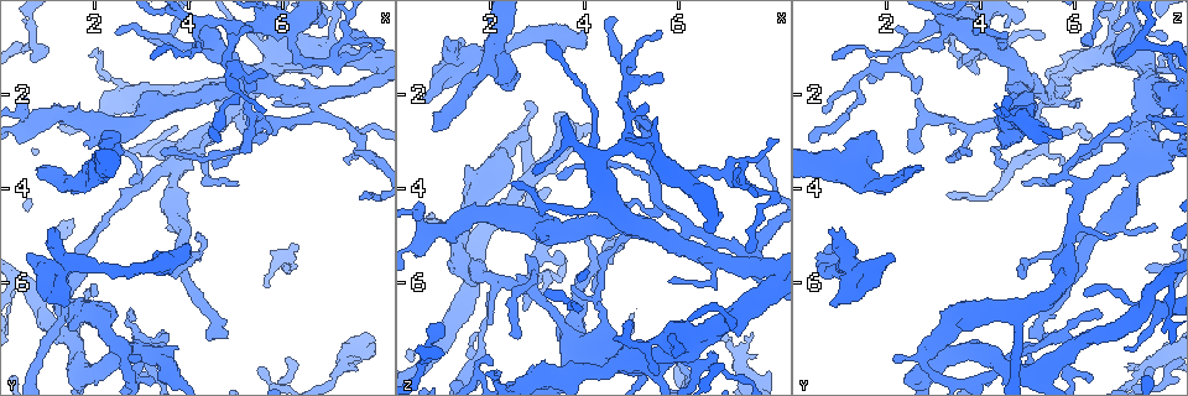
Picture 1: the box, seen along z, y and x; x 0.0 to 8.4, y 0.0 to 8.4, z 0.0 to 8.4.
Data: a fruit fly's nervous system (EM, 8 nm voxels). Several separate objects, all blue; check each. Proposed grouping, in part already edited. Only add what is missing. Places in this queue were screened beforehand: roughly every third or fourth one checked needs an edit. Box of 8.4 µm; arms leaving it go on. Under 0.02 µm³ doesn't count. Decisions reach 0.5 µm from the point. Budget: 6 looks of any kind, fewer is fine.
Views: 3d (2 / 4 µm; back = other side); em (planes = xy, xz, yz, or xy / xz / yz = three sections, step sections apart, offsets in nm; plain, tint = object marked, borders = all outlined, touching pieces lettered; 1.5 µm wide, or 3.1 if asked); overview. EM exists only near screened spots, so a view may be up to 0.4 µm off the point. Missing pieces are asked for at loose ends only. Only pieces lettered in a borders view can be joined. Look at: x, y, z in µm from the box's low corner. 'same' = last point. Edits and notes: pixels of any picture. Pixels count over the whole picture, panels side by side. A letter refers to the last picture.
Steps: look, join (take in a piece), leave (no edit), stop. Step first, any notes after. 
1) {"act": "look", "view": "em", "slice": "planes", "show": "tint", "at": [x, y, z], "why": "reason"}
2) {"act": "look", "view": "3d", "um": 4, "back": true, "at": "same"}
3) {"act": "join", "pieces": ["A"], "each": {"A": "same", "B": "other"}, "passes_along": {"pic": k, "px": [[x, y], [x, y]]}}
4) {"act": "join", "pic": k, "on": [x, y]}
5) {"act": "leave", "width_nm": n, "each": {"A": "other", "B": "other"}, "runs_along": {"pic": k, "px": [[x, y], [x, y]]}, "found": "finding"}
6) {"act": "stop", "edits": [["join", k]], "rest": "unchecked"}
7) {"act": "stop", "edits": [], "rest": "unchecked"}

{"act": "look", "view": "3d", "um": 4, "at": [1.15, 4.80, 0.85], "why": "free end"}

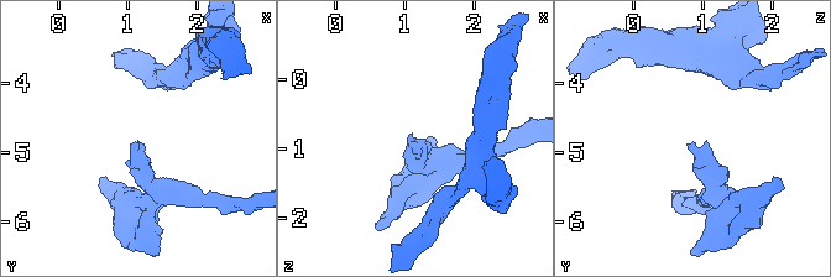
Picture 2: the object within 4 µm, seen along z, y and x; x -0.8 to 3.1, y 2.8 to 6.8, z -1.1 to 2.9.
{"act": "look", "view": "em", "slice": "planes", "show": "borders", "at": [1.15, 4.85, 0.80], "why": "need the tissue"}

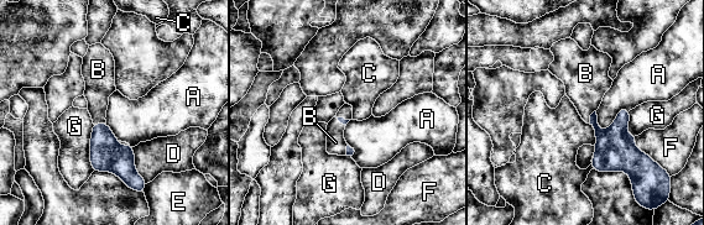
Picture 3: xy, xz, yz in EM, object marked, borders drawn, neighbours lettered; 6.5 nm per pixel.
{"act": "join", "pieces": ["B"], "each": {"A": "other", "B": "same", "C": "other", "D": "other", "E": "other", "F": "other", "G": "other"}, "passes_along": {"pic": 3, "px": [[613, 147], [590, 116], [587, 79]]}, "found": "the cell continues"}

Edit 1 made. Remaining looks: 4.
{"act": "look", "view": "overview", "why": "redraw"}

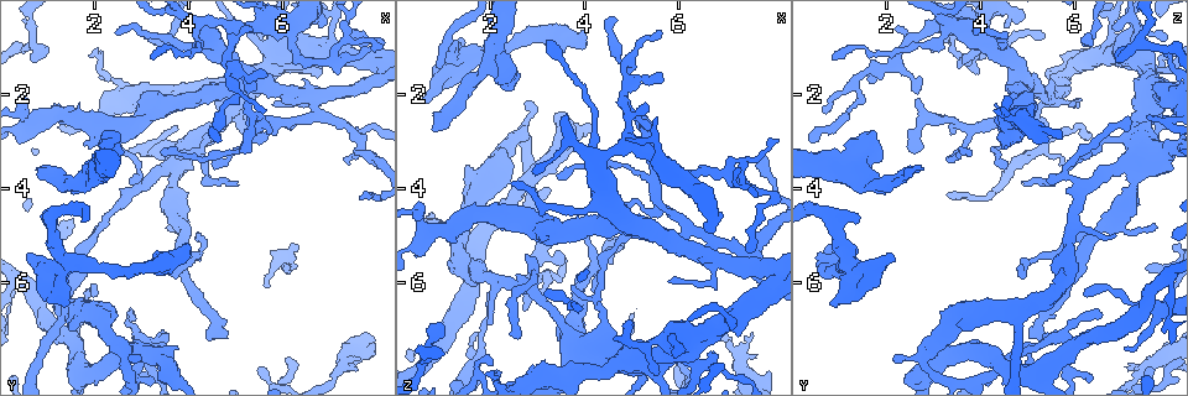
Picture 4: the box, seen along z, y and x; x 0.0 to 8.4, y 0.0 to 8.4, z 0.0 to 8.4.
{"act": "look", "view": "em", "slice": "yz", "step": 8, "show": "tint", "at": [3.95, 5.20, 0.95], "why": "branch stops here"}

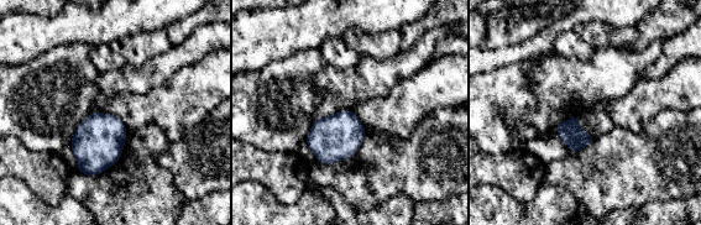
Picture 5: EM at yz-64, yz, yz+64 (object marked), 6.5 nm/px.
{"act": "look", "view": "em", "slice": "planes", "show": "tint", "at": "same"}

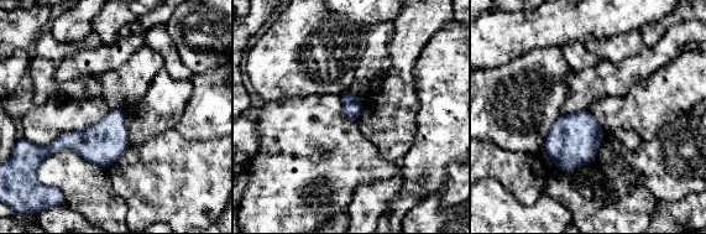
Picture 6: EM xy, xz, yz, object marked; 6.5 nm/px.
{"act": "look", "view": "em", "slice": "planes", "show": "borders", "at": "same"}

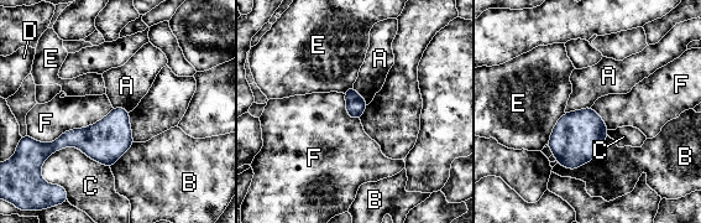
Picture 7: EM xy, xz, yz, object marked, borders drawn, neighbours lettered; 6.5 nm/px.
{"act": "leave", "width_nm": 130, "each": {"A": "other", "B": "other", "C": "other", "D": "other", "E": "other", "F": "other"}, "border": {"pic": 7, "px": [[113, 108], [50, 143], [36, 140]]}, "found": "none of them fits"}

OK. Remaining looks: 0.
{"act": "stop", "edits": [["join", 3]], "rest": "unchecked"}

